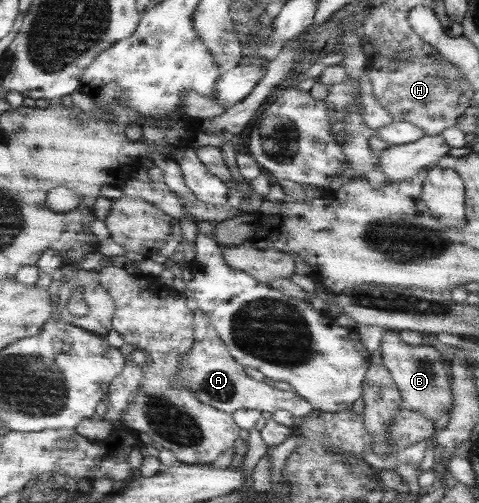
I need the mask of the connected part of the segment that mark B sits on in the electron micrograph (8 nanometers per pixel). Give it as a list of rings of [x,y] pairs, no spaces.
[[[394,329],[384,330],[378,347],[381,355],[381,362],[387,368],[399,396],[402,406],[423,418],[435,420],[448,412],[453,404],[451,395],[451,379],[448,374],[447,364],[443,360],[441,350],[432,345],[409,345],[399,340],[398,332]]]

